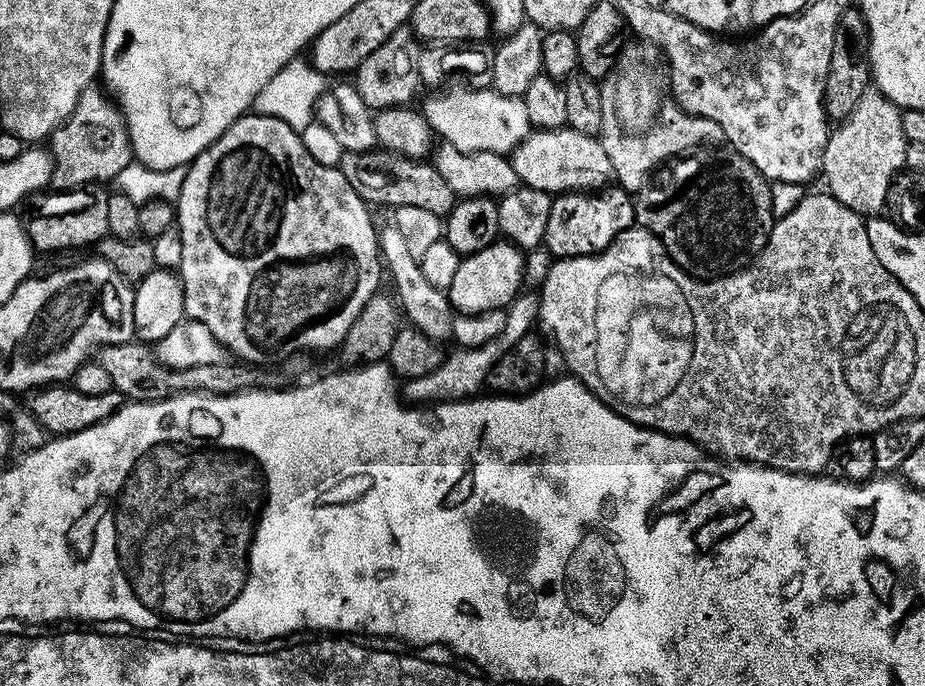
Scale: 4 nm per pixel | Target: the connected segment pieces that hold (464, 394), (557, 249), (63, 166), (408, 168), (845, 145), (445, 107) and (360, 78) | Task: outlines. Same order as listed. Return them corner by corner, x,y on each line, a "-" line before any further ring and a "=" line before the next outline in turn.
521,291
520,295
508,305
506,311
508,314
506,326
502,326
500,335
477,348
457,347
456,352
449,351
445,355
438,370
434,370
430,374
415,376
413,380
404,380
402,384
403,399
409,405
424,406
429,402
466,400
475,397
487,385
488,375
494,362
498,362
498,358
502,358
502,354
506,354
506,350
510,350
510,346
514,346
514,342
518,342
518,338
527,336
533,331
534,323
540,315
539,295
535,291
=
609,186
599,189
598,194
586,192
561,192
553,199
550,206
550,219
546,222
546,234
543,247
548,248
549,257
565,260
575,256
592,256
596,252
606,250
610,242
622,230
636,224
636,205
630,199
629,193
619,186
=
100,86
82,90
73,112
52,131
50,151
51,183
57,189
83,188
89,184
103,185
104,180
115,181
118,170
123,170
134,162
124,115
=
373,150
370,152
345,152
341,154
338,165
340,173
354,186
354,190
369,205
389,204
392,210
402,206
419,206
430,210
430,214
447,217
448,211
455,206
458,195
448,186
437,172
432,162
411,160
396,152
=
872,86
862,94
862,98
858,98
854,114
831,129
824,151
822,176
828,179
827,191
842,202
842,206
861,214
883,213
880,211
888,200
892,179
896,171
906,165
909,143
904,137
900,114
901,109
896,107
896,103
=
459,86
452,88
449,92
436,92
428,101
422,105
424,117
428,119
428,125
432,127
433,133
443,142
454,146
462,152
490,151
503,154
511,154
525,138
527,138
532,123
526,118
526,102
518,96
503,96
491,87
469,88
=
411,27
394,30
370,58
366,58
354,73
354,83
362,102
373,110
382,108
403,108
413,103
416,91
422,88
422,63
420,64
421,41

